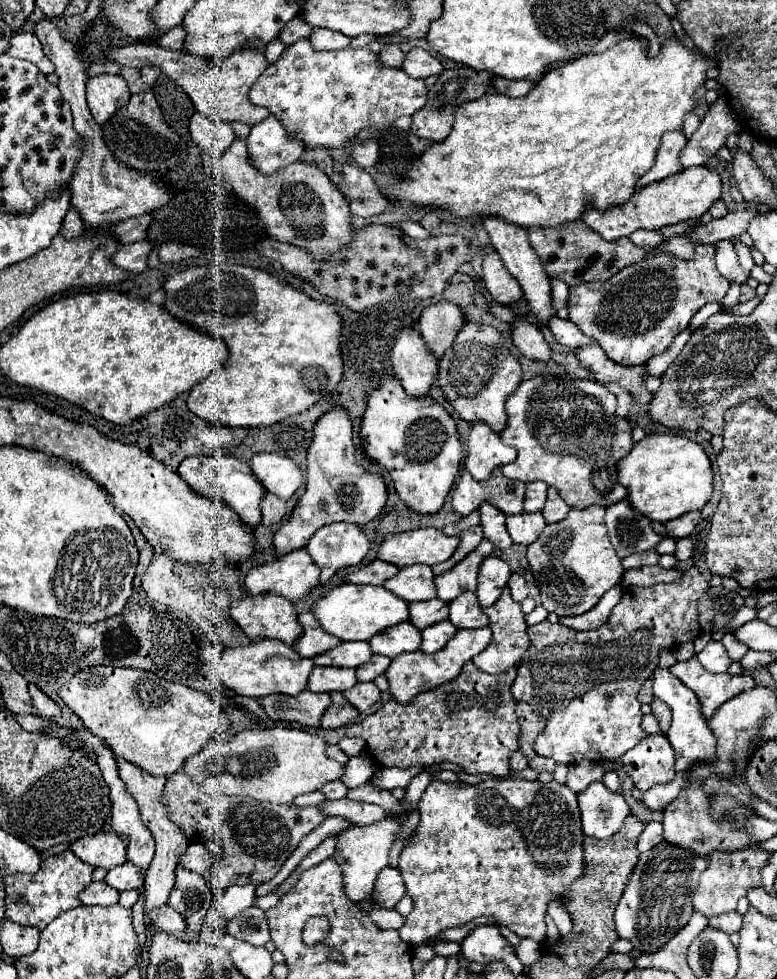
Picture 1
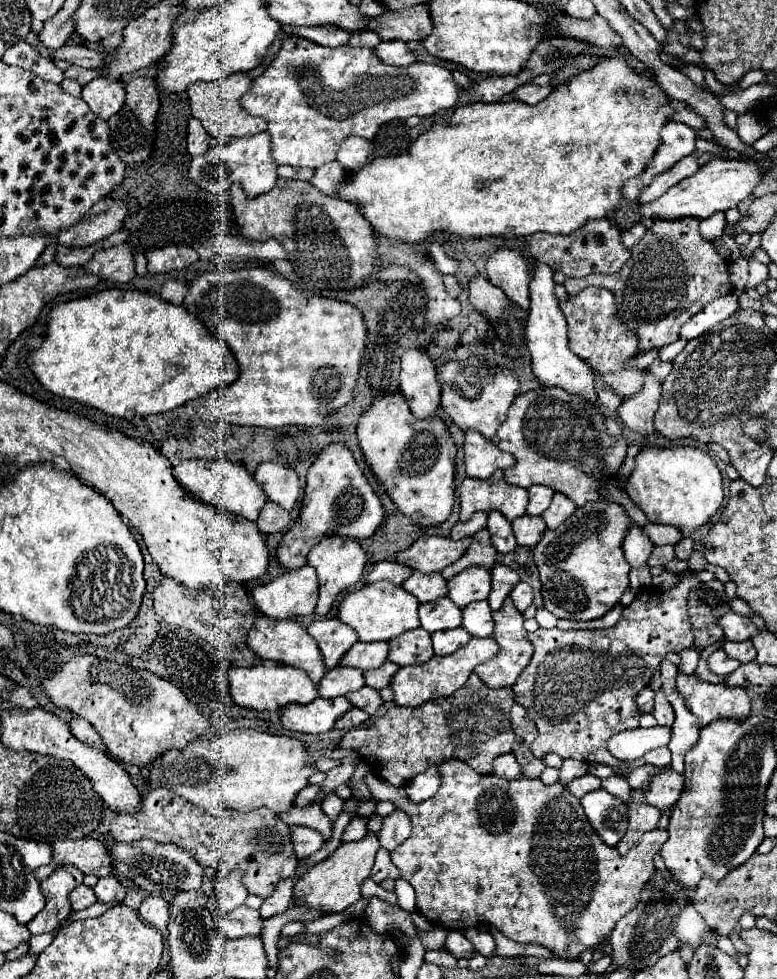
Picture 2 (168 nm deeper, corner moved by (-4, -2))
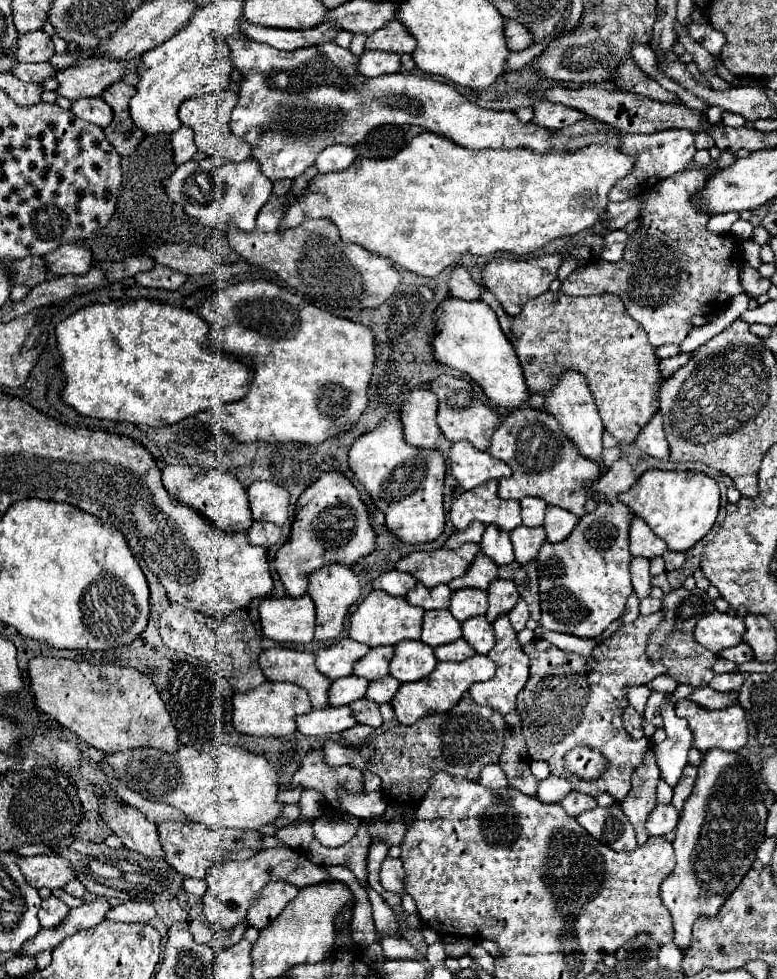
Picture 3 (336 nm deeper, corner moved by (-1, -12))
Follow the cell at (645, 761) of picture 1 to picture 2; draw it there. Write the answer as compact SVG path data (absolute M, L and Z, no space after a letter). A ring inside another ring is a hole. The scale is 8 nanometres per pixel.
M667 765L661 773L655 773L651 777L649 787L645 787L645 801L663 811L675 805L681 791L683 791L683 775L679 775L677 771L673 771L671 765Z

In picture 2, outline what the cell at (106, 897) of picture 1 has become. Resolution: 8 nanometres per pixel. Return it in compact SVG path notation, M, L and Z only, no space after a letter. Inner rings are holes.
M87 885L77 887L77 889L75 889L75 891L69 895L69 899L71 899L71 907L73 907L73 911L87 909L89 905L93 905L93 903L97 901L93 887L87 887Z

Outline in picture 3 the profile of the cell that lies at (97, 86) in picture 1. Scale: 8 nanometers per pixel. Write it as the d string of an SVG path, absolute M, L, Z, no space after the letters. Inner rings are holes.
M86 97L86 99L78 99L72 103L70 111L88 121L88 123L94 123L94 125L100 125L100 127L108 127L110 121L112 121L112 109L100 99L100 97Z

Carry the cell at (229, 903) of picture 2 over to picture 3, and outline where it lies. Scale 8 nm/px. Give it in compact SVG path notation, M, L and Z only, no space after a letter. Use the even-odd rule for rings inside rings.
M284 845L260 851L246 861L218 861L206 873L208 889L202 897L202 909L208 923L212 923L216 929L226 929L226 931L234 929L238 923L246 923L248 907L258 899L262 887L268 881L286 881L302 889L302 887L326 883L332 879L328 871L312 863L304 851L294 851Z

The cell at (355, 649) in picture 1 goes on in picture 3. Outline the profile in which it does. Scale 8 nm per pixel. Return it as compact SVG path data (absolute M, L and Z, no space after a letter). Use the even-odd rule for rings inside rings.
M374 647L354 665L354 675L364 677L368 681L376 681L388 675L390 659L394 655L394 647Z

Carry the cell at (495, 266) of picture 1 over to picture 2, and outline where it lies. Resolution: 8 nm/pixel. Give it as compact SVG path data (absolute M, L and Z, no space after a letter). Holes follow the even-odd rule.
M517 249L495 251L487 259L487 275L493 285L523 309L529 309L529 263Z

